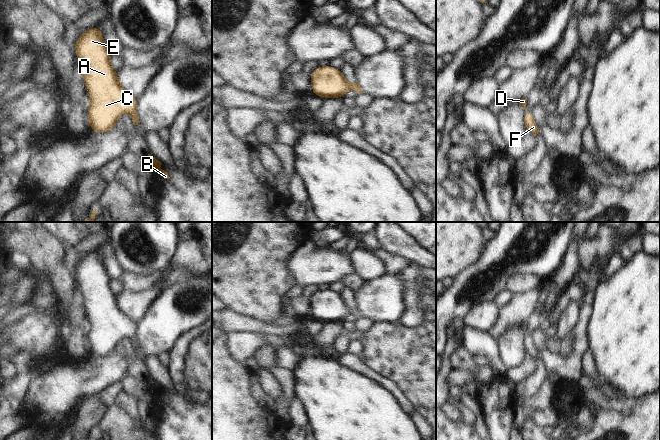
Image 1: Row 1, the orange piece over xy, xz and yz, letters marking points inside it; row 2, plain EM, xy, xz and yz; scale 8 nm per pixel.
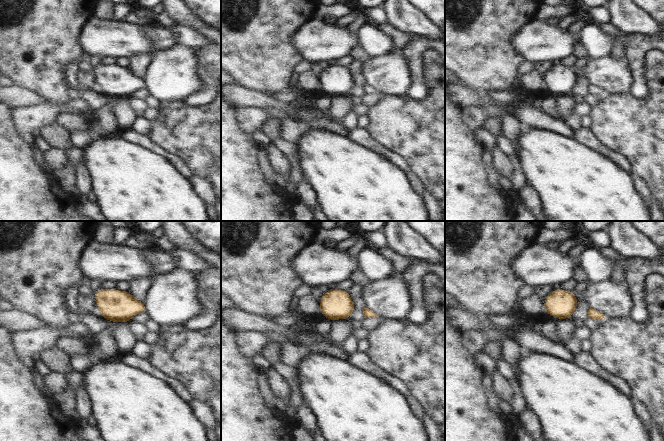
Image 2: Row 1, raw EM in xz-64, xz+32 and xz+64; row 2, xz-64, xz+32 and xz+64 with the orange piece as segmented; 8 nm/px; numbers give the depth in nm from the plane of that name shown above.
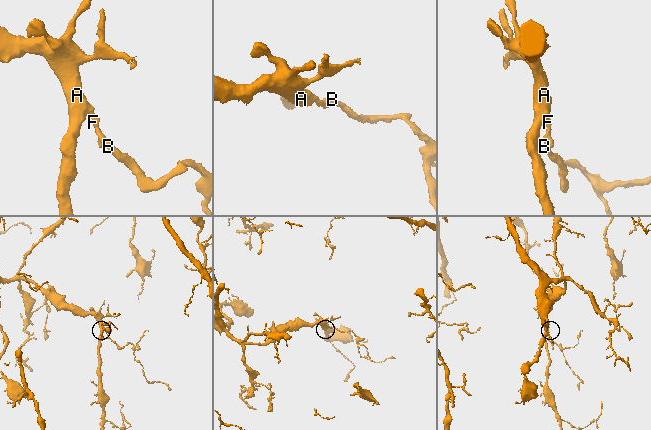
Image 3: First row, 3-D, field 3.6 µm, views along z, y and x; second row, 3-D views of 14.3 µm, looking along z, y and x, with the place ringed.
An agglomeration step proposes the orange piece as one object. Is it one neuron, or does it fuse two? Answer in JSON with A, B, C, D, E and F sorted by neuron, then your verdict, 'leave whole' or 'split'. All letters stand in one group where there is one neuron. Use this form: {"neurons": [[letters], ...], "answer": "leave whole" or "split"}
{"neurons": [["A", "B", "C", "D", "E", "F"]], "answer": "leave whole"}

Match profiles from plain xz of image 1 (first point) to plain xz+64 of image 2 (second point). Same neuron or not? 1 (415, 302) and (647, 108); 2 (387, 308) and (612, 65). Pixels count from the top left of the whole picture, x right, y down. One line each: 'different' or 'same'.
1: different
2: same

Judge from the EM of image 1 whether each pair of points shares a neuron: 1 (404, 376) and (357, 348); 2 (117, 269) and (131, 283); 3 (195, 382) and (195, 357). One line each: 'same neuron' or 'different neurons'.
1: different neurons
2: different neurons
3: same neuron

